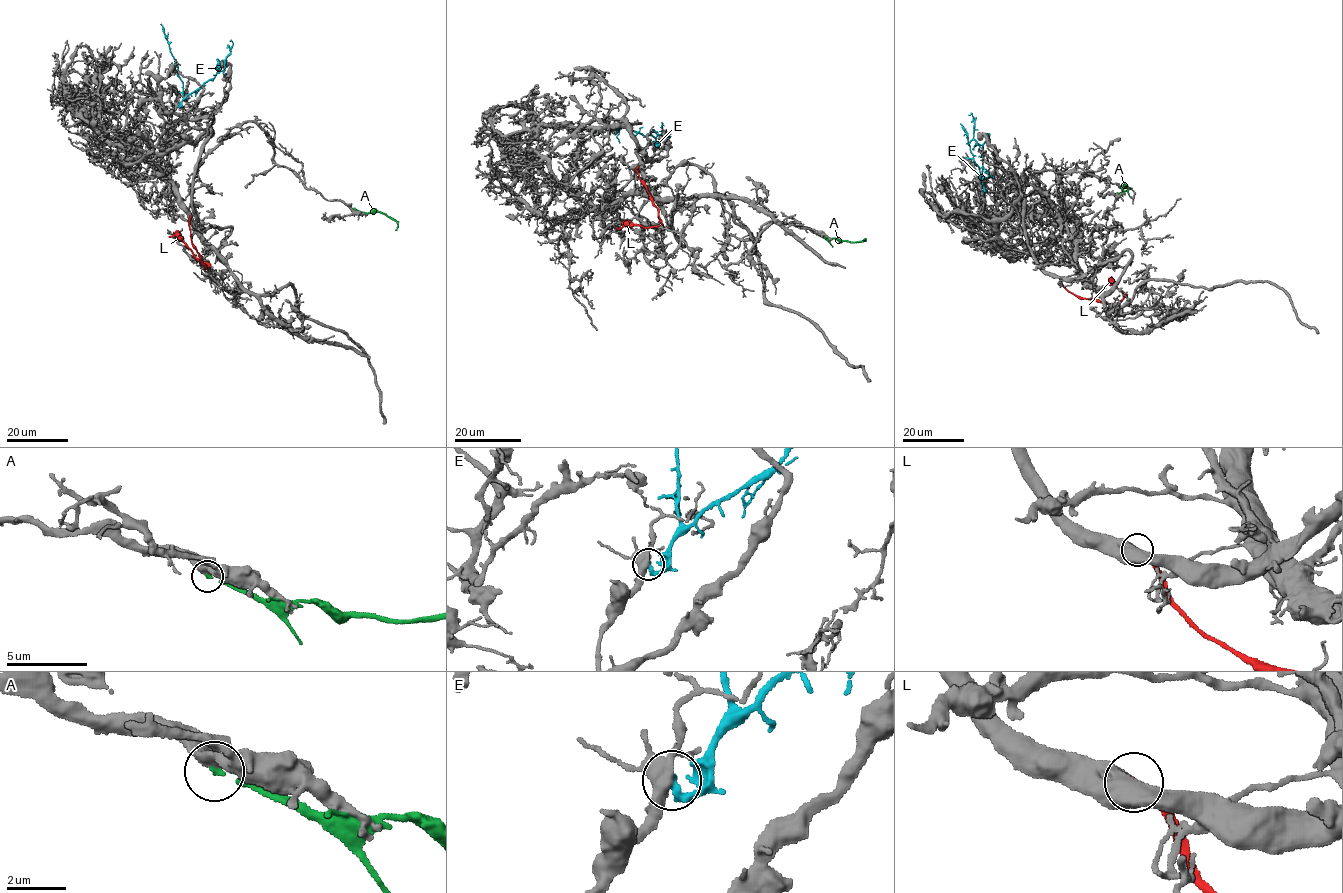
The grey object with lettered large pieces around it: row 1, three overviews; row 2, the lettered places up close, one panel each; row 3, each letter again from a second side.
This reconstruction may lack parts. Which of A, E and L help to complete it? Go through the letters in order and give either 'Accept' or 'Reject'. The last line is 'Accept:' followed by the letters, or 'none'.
A: Reject
E: Reject
L: Accept
Accept: L

